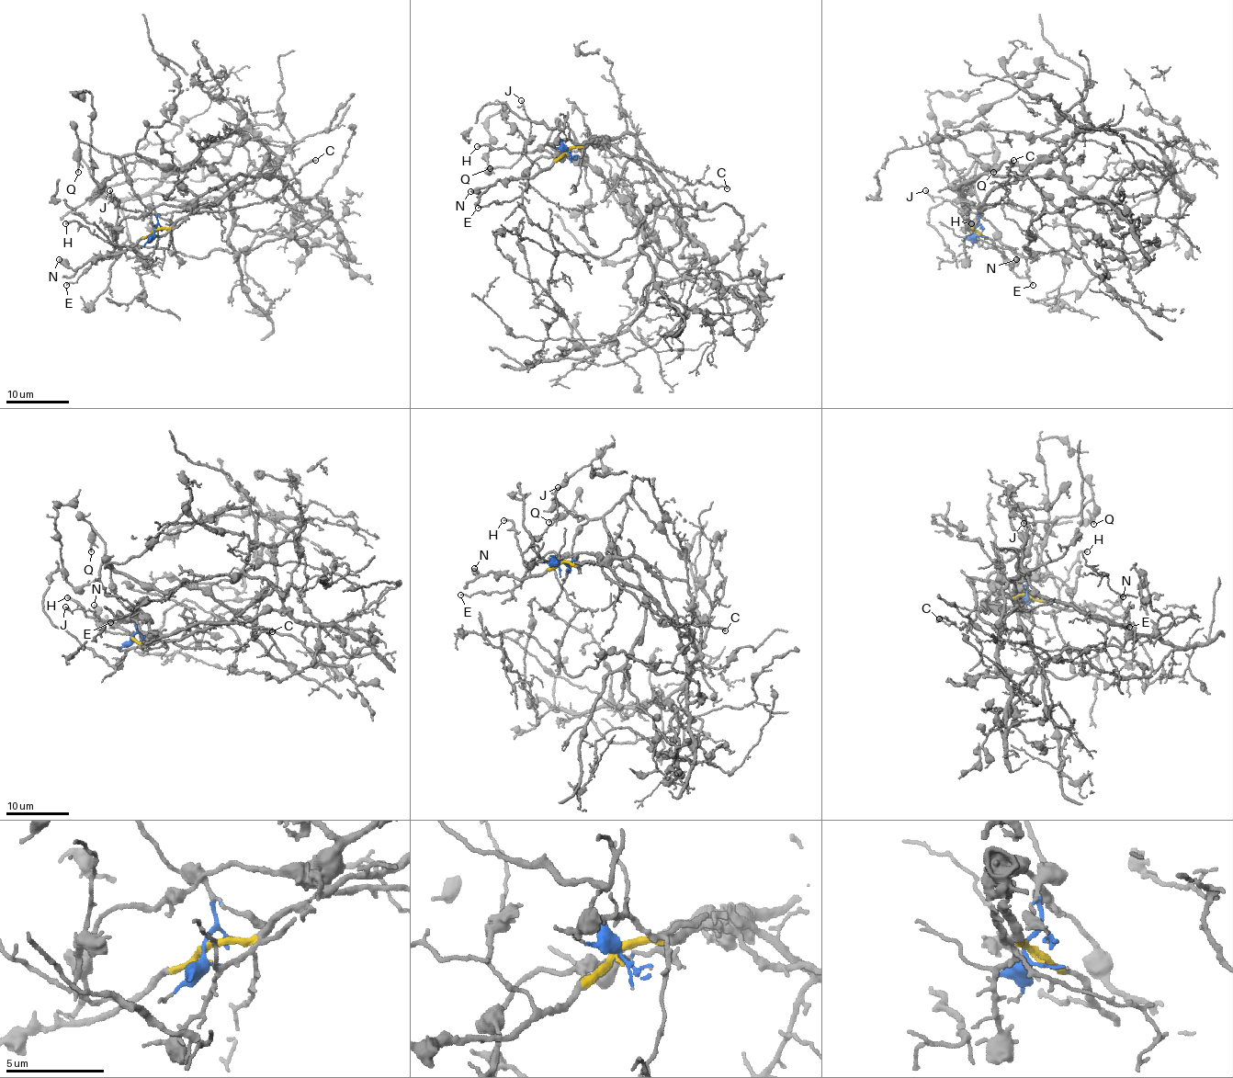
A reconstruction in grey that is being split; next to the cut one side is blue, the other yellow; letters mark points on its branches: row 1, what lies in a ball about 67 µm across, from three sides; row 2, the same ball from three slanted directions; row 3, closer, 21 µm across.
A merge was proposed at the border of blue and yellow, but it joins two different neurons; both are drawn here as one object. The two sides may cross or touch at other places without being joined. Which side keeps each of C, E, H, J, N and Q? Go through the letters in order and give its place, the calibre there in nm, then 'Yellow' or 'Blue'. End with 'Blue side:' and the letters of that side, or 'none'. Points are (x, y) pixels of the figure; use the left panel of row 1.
C: Place: (315, 160). Thickness 240 nm. Yellow
E: Place: (66, 285). Thickness 150 nm. Blue
H: Place: (65, 223). Thickness 220 nm. Yellow
J: Place: (109, 190). Thickness 150 nm. Yellow
N: Place: (59, 259). Thickness 480 nm. Yellow
Q: Place: (78, 172). Thickness 160 nm. Blue
Blue side: E, Q

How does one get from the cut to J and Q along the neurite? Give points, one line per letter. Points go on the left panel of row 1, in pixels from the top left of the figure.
J: (154, 231), (130, 247), (118, 247), (114, 242), (118, 200), (112, 198), (109, 189)
Q: (154, 231), (157, 215), (134, 191), (130, 178), (118, 158), (81, 142), (77, 173)

